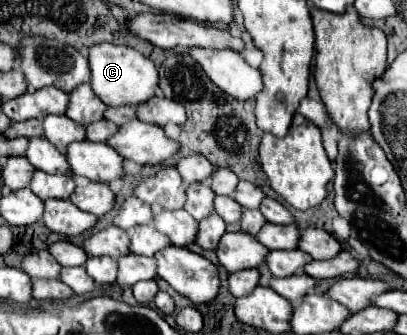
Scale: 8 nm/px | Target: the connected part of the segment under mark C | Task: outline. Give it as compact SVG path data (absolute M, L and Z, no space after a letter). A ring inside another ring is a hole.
M93 44L89 48L89 66L91 66L91 88L93 92L107 104L107 106L137 106L145 100L149 100L155 94L159 74L155 64L145 58L141 52L129 48L129 46L117 46L117 44Z

